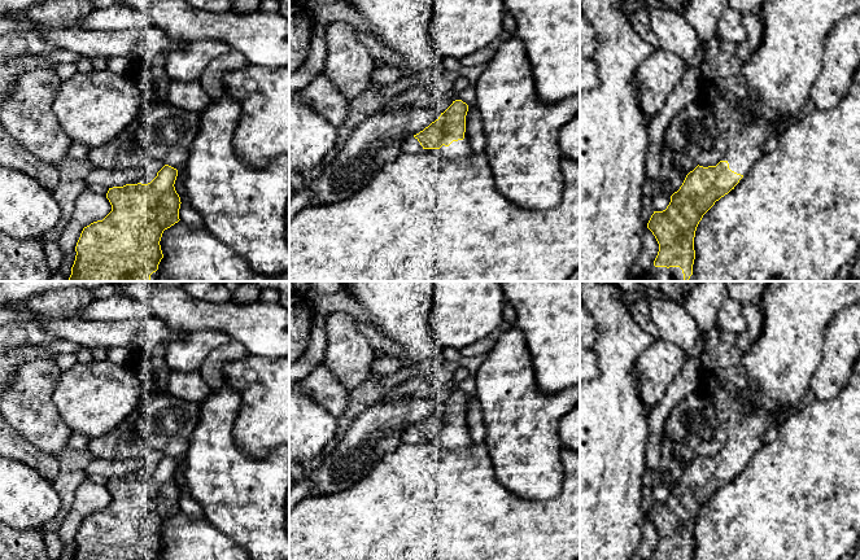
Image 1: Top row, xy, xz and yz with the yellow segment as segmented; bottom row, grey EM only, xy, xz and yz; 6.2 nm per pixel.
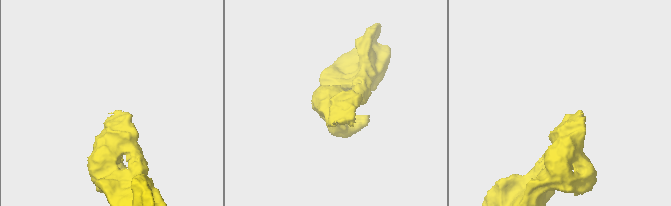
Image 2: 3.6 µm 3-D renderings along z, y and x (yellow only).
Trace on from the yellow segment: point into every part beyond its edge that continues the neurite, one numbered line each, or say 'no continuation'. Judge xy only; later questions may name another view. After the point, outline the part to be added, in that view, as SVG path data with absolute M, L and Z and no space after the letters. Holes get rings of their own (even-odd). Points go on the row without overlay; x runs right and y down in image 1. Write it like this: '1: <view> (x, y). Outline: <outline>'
no continuation

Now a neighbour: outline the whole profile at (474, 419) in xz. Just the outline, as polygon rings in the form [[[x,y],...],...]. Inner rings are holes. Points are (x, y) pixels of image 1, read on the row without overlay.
[[[471,395],[467,402],[466,423],[467,423],[472,442],[484,442],[486,432],[483,423],[481,406],[475,395]]]

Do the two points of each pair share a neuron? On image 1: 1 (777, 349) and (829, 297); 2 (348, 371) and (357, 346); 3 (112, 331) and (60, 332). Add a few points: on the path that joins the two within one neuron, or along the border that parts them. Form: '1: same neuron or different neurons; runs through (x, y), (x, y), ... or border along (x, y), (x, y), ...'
1: same neuron; runs through (790, 336), (816, 310)
2: same neuron; runs through (350, 364), (350, 353)
3: same neuron; runs through (99, 332), (73, 332)

